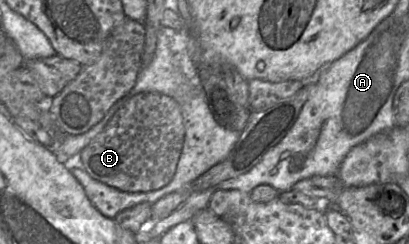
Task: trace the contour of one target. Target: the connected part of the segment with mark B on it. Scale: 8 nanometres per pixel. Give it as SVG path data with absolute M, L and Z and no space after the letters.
M141 92L130 98L109 120L106 127L81 152L82 169L108 186L124 192L160 189L172 179L184 141L184 124L179 104L167 95Z

